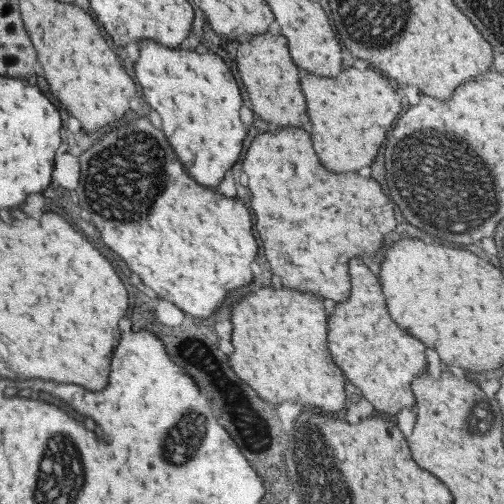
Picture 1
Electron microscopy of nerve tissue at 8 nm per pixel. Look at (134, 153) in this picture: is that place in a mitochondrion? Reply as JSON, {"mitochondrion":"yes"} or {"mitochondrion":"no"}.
{"mitochondrion":"yes"}

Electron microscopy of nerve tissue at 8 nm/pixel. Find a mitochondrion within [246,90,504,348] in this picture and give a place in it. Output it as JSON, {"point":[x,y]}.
{"point":[463,196]}

